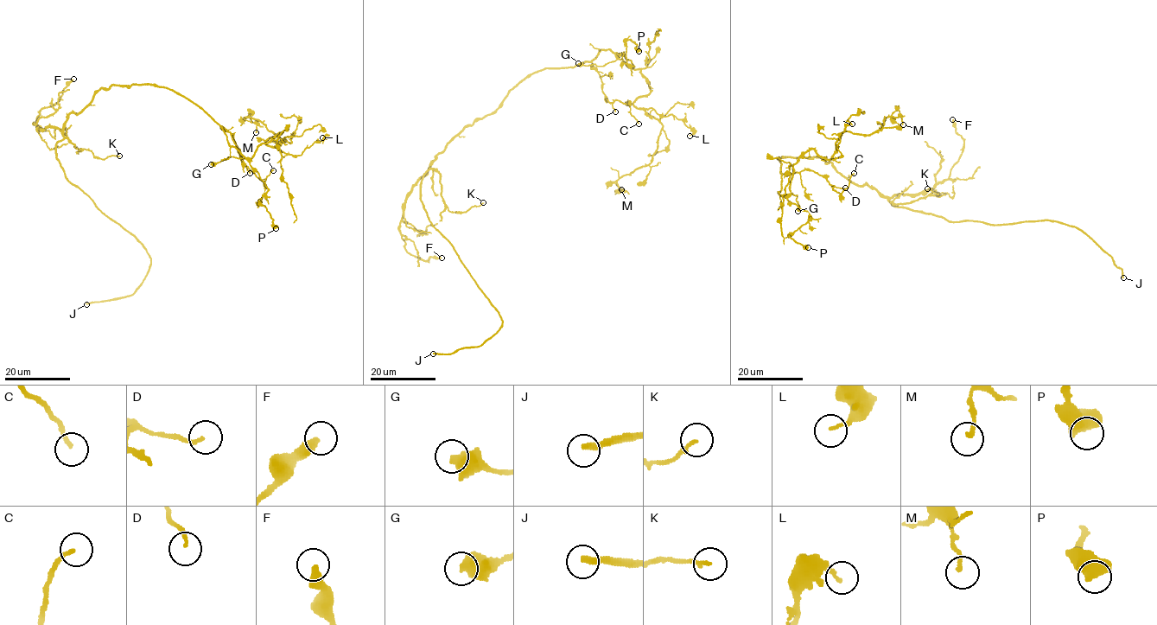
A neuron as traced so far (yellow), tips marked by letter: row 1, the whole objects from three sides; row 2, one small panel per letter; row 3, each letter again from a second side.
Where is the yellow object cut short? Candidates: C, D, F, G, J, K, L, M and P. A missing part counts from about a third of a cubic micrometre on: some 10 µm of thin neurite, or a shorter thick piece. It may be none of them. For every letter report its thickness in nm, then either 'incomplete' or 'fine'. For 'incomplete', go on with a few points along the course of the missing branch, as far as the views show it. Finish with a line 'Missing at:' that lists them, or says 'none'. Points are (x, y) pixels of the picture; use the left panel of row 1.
C: 170 nm thick; incomplete
D: 140 nm thick; incomplete; missing branch runs (250, 173), (250, 161), (258, 149), (260, 133), (254, 131)
F: 420 nm thick; incomplete
G: 600 nm thick; fine
J: 280 nm thick; incomplete
K: 140 nm thick; fine
L: 150 nm thick; fine
M: 160 nm thick; fine
P: 700 nm thick; fine
Missing at: C, D, F, J

